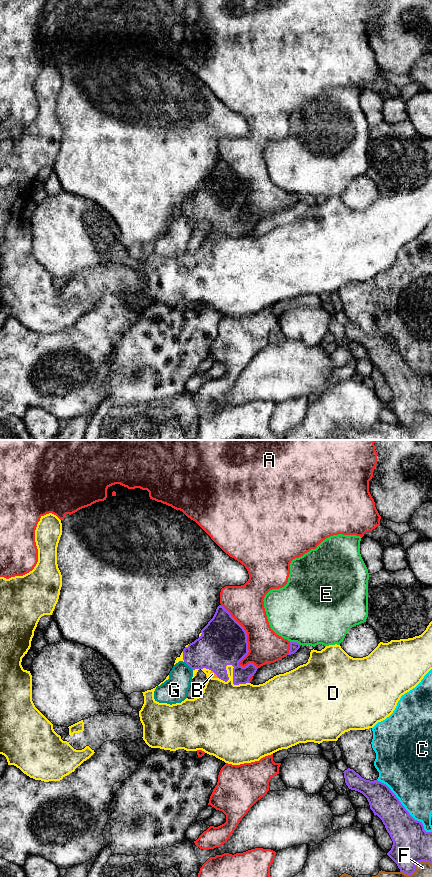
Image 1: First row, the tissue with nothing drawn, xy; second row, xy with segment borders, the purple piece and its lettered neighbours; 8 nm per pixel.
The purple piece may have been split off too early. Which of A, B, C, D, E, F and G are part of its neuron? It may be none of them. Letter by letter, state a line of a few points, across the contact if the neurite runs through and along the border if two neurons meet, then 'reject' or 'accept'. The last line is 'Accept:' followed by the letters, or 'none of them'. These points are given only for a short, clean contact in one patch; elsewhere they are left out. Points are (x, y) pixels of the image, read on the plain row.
A: reject
B: line xy (222, 195), (217, 203), (215, 225), (212, 226); accept
C: reject
D: reject
E: reject
F: reject
G: reject
Accept: B

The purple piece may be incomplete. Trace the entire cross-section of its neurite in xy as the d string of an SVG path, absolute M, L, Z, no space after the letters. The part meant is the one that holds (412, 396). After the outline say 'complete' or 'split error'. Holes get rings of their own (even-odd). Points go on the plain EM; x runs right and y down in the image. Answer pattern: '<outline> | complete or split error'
M353 321L344 324L349 341L362 345L370 361L385 377L393 397L387 407L401 424L411 427L419 414L432 416L432 384L426 384L422 374L415 372L396 347L384 335L362 330Z | complete

